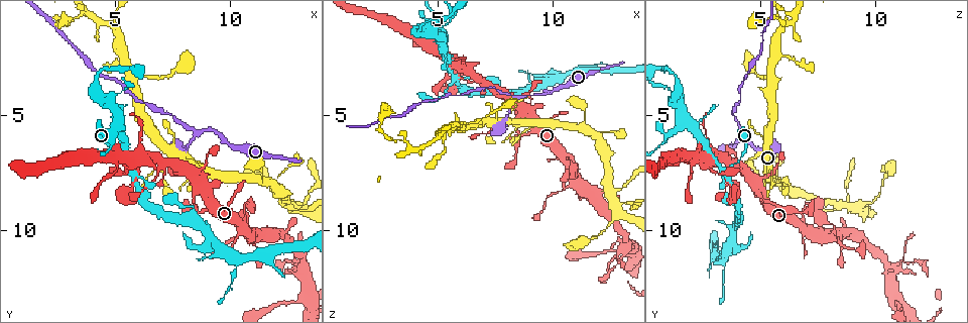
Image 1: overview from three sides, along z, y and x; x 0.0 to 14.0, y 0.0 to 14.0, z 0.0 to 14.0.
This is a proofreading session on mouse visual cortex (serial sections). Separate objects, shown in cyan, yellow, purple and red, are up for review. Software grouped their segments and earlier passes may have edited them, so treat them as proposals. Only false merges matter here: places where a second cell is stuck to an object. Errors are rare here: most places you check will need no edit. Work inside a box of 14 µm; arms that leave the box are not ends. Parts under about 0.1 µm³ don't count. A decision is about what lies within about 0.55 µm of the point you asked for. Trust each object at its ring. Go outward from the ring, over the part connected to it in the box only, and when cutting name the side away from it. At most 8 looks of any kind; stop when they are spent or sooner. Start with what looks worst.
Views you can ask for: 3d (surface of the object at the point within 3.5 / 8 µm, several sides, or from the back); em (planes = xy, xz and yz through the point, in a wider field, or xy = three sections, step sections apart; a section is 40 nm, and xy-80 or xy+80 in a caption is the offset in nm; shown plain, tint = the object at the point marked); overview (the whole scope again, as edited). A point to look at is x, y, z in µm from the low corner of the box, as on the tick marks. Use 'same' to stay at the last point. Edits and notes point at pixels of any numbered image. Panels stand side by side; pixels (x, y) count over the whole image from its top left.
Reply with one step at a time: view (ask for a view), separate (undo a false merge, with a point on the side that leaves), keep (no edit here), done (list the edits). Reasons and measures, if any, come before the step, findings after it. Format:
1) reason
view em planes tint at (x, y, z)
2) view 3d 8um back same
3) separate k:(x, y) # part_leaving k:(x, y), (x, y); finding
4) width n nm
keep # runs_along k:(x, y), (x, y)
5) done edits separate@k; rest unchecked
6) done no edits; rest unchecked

branch point
view 3d 8um at (5.8, 7.4, 3.4)

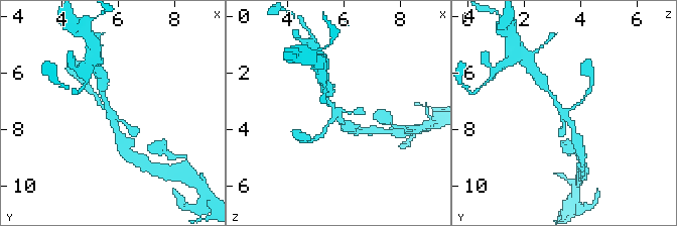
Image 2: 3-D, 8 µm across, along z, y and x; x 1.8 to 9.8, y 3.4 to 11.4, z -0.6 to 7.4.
closer look
view 3d 3.5um at (5.8, 7.5, 3.5)

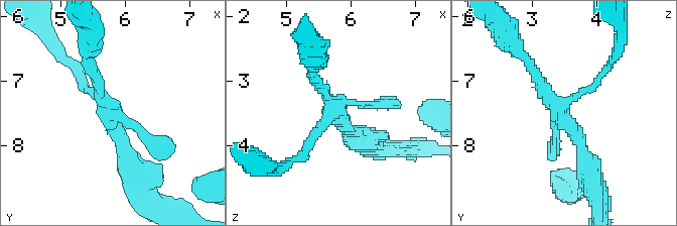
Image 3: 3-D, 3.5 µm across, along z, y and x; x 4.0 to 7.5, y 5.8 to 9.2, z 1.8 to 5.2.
view em xy step 3 tint at (5.75, 7.45, 3.45)

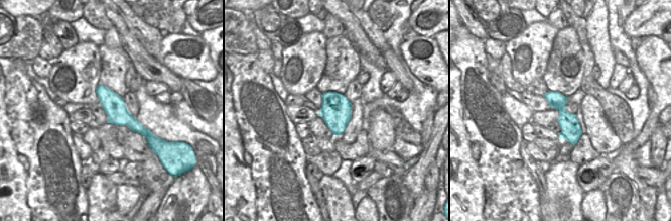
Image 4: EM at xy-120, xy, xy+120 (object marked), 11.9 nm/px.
keep # runs_along 3:(75, 73), (108, 107), (130, 162); all the same cell

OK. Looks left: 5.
two arms in line, one across
view 3d 3.5um at (8.6, 5.7, 4.2)

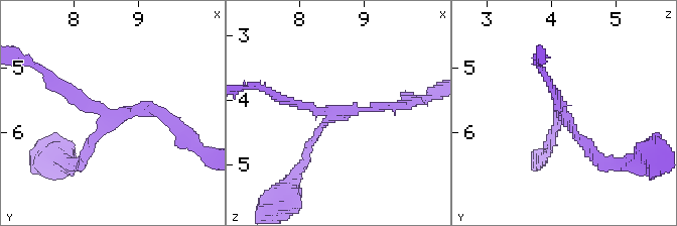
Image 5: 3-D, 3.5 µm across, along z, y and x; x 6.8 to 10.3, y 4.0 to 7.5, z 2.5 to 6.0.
arms 3; arm_widths 100, 150, 150 nm; shape alone is not enough
view em planes tint at (8.65, 5.65, 4.20)

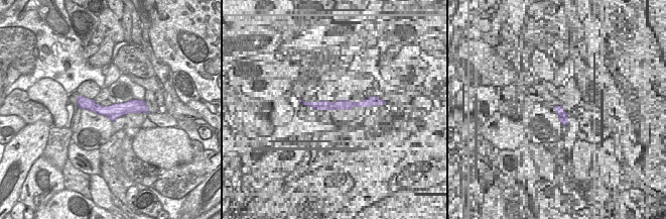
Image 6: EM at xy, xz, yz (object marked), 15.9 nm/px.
view em xy step 2 tint same

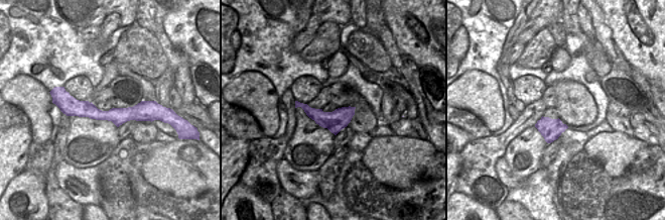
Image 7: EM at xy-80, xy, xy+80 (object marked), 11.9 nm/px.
keep # runs_along 5:(178, 127), (153, 109), (104, 112), (57, 87); continuous, no second cell

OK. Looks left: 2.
thin neck
view 3d 3.5um back at (5.7, 3.8, 5.5)

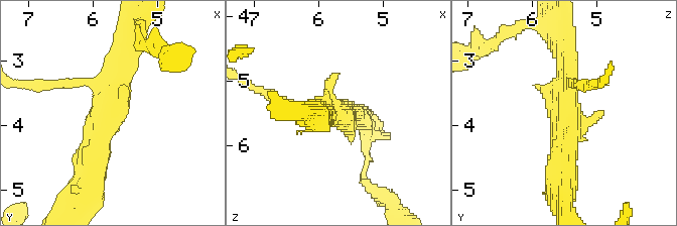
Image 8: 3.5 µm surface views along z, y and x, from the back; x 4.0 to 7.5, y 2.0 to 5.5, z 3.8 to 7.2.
arm_widths 100, 300, 400 nm
keep # all the same cell

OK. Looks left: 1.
done no edits; rest unchecked

